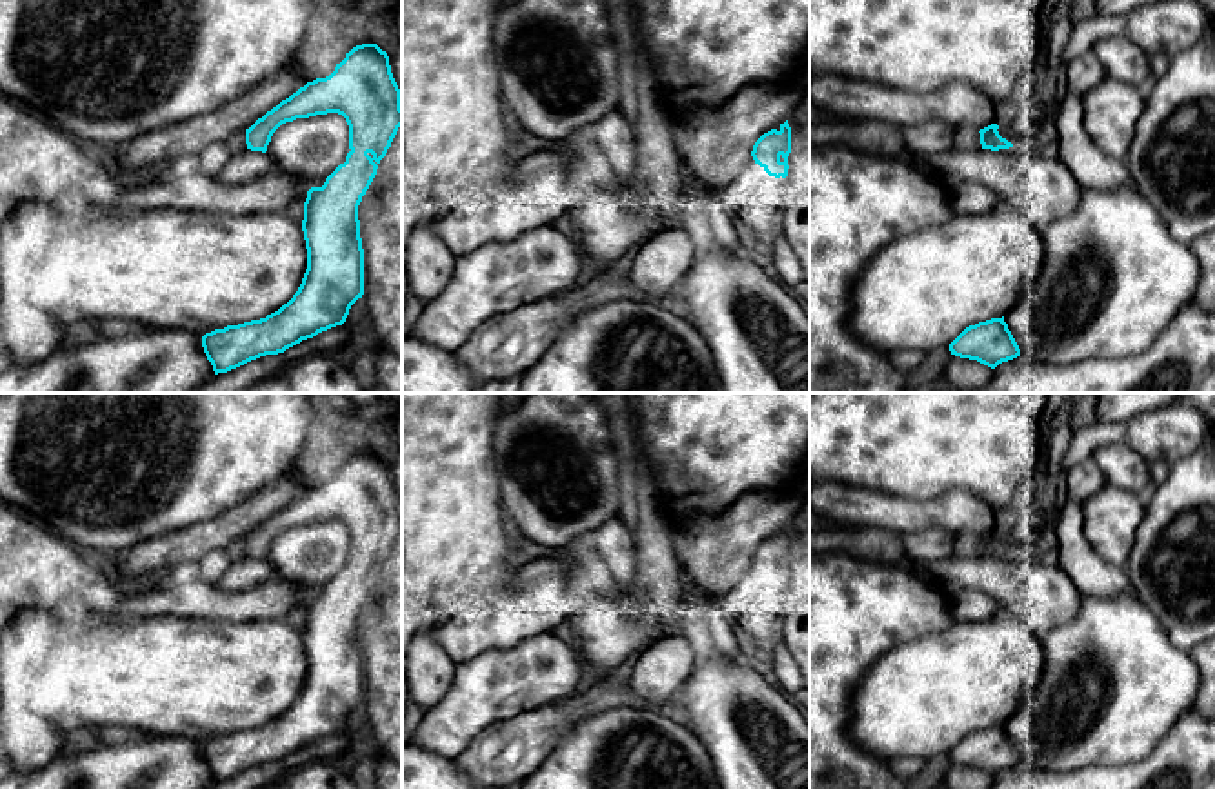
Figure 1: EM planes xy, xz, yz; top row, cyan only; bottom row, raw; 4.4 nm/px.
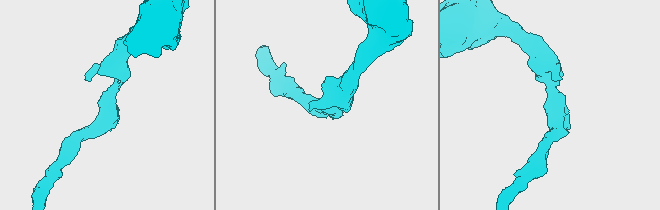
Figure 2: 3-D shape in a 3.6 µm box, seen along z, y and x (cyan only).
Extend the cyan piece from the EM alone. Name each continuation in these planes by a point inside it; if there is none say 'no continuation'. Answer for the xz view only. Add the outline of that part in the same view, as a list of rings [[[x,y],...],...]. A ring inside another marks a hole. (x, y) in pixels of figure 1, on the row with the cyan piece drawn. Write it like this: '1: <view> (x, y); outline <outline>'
no continuation

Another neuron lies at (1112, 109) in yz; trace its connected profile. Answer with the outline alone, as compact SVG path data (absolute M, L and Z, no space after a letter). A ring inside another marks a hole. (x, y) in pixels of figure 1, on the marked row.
M1106 76L1082 100L1084 131L1100 151L1126 162L1144 105L1142 89Z

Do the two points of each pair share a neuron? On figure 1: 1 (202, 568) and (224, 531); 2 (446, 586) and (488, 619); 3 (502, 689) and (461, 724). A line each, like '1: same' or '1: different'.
1: different
2: different
3: same

